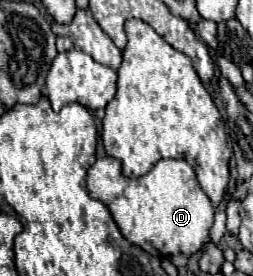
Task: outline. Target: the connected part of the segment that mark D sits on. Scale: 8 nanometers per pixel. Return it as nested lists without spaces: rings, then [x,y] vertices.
[[[103,157],[89,169],[87,189],[91,197],[109,207],[121,235],[149,255],[171,257],[183,253],[185,257],[191,257],[211,241],[209,229],[215,213],[213,203],[199,187],[191,165],[183,159],[161,159],[141,177],[123,177],[121,163]]]

